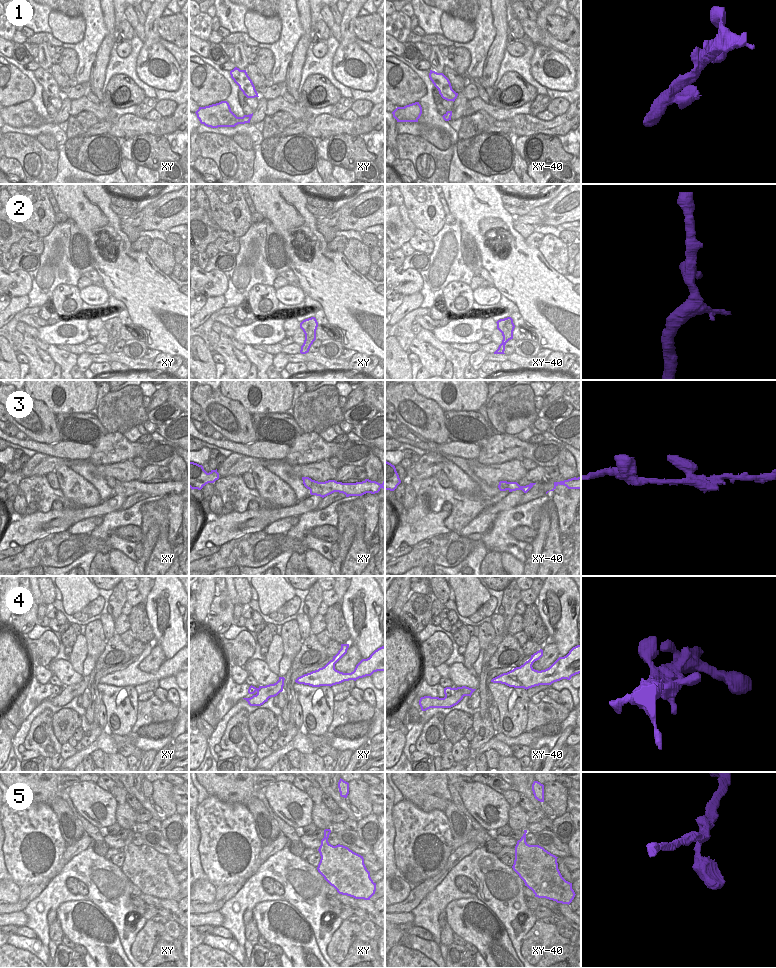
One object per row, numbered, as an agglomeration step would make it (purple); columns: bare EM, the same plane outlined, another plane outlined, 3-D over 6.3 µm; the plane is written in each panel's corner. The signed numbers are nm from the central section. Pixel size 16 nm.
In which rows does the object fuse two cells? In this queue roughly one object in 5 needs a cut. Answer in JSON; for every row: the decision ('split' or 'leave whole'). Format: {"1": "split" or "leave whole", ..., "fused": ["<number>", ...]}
{"1": "leave whole", "2": "leave whole", "3": "leave whole", "4": "leave whole", "5": "leave whole", "fused": []}

